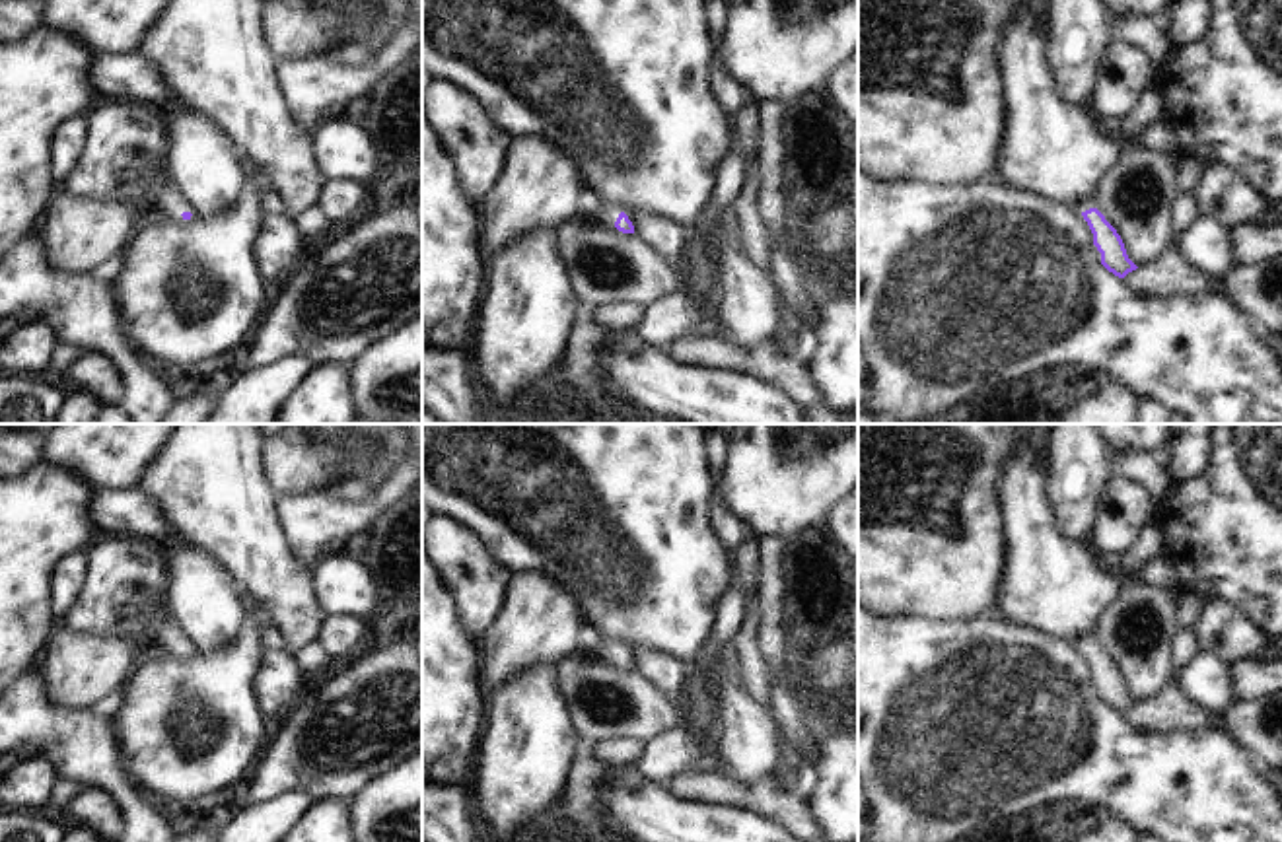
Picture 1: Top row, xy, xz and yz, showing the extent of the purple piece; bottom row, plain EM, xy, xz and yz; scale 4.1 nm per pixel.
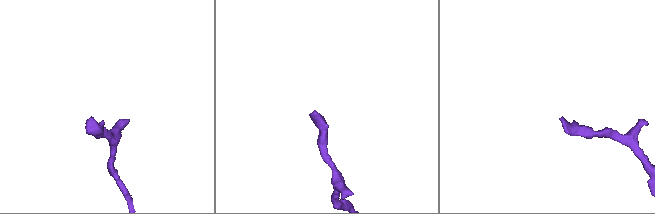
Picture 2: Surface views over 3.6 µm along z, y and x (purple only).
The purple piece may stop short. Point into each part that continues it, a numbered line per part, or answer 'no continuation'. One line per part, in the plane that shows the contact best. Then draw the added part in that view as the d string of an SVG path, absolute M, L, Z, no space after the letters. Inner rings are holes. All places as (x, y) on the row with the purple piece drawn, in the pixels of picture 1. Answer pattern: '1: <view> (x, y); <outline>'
1: xz (594, 210); M589 202L586 204L584 216L593 220L595 224L603 224L603 226L615 226L617 218L619 218L619 210L607 208L601 202Z

